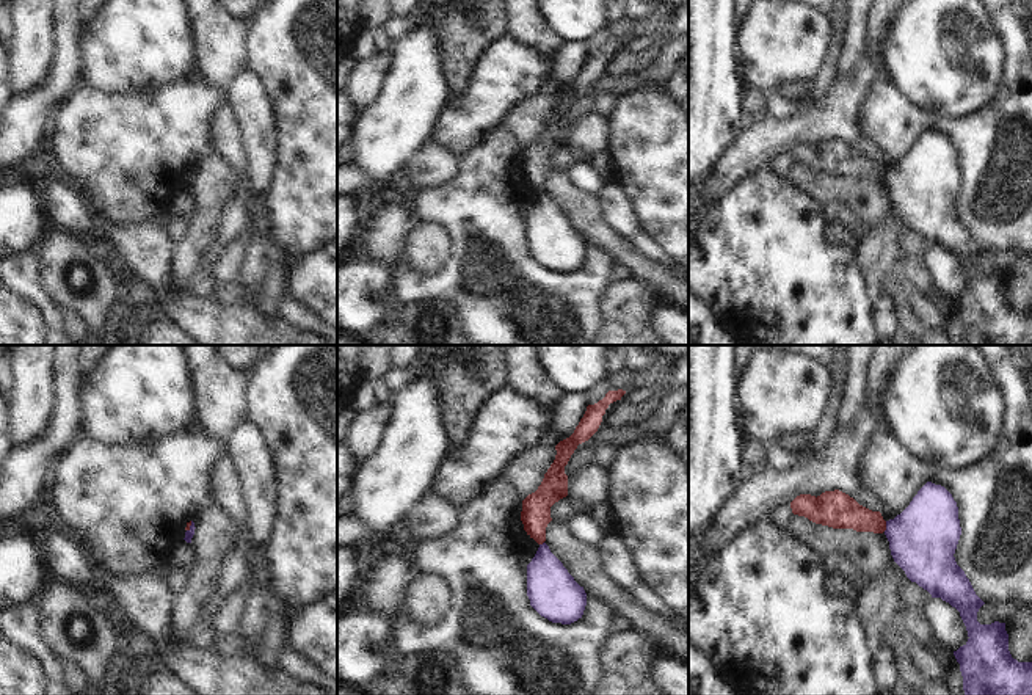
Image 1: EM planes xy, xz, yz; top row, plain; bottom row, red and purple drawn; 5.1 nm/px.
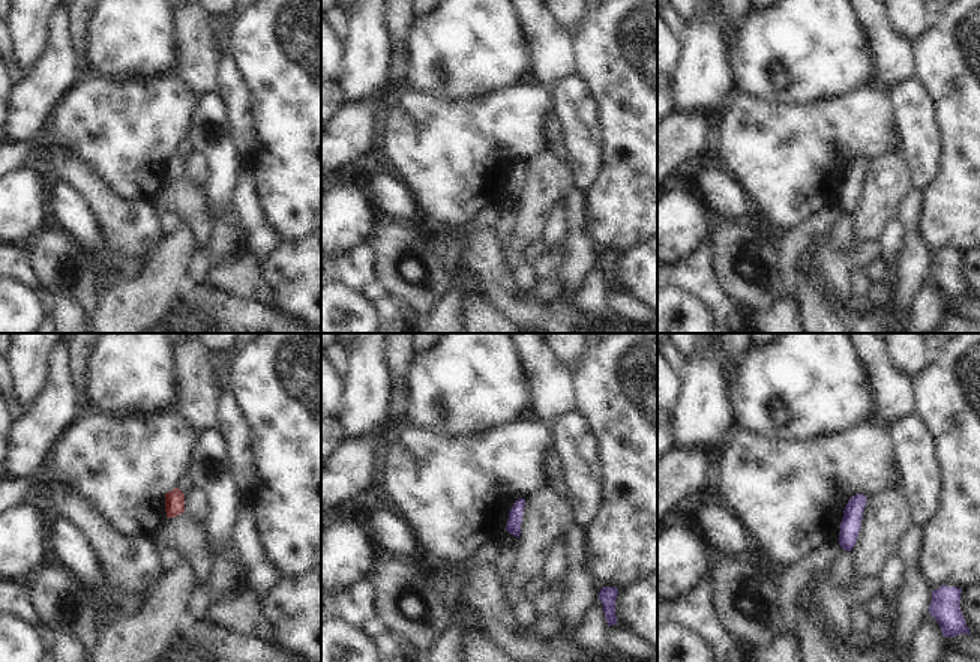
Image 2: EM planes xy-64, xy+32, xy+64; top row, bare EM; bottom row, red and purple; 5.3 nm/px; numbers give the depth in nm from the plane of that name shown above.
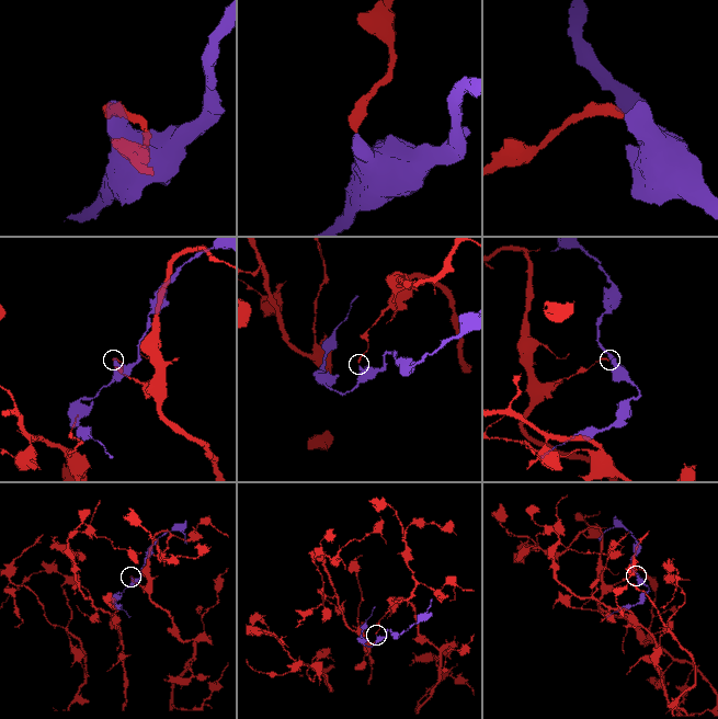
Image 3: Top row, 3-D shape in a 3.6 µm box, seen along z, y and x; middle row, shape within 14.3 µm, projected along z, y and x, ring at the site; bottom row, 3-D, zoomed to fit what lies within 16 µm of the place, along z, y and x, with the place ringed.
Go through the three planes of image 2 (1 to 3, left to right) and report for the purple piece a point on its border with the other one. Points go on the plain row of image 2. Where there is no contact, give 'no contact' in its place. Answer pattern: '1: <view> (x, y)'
1: no contact
2: no contact
3: no contact

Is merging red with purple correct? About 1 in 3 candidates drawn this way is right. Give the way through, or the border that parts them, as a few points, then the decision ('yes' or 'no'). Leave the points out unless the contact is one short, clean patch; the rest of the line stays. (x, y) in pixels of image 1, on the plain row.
along yz (886, 170), (883, 179) | no

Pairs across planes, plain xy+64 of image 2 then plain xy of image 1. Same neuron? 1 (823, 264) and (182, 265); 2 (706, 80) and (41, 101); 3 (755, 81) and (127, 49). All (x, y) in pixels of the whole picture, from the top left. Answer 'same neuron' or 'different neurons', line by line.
1: different neurons
2: different neurons
3: same neuron

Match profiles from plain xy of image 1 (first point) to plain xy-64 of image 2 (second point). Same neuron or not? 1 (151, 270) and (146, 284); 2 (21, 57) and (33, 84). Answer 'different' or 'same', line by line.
1: different
2: different

